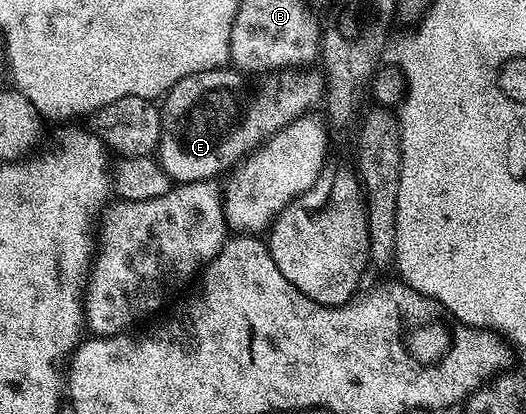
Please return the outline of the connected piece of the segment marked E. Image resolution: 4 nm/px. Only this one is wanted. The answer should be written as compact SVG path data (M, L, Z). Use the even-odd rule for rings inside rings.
M224 67L213 71L201 71L181 79L162 98L159 114L159 144L157 162L175 183L209 181L218 178L218 173L234 170L249 153L254 153L267 138L285 128L291 121L310 114L315 104L320 104L325 89L318 76L310 77L307 71L267 75L260 85L250 89L244 76L234 68Z

